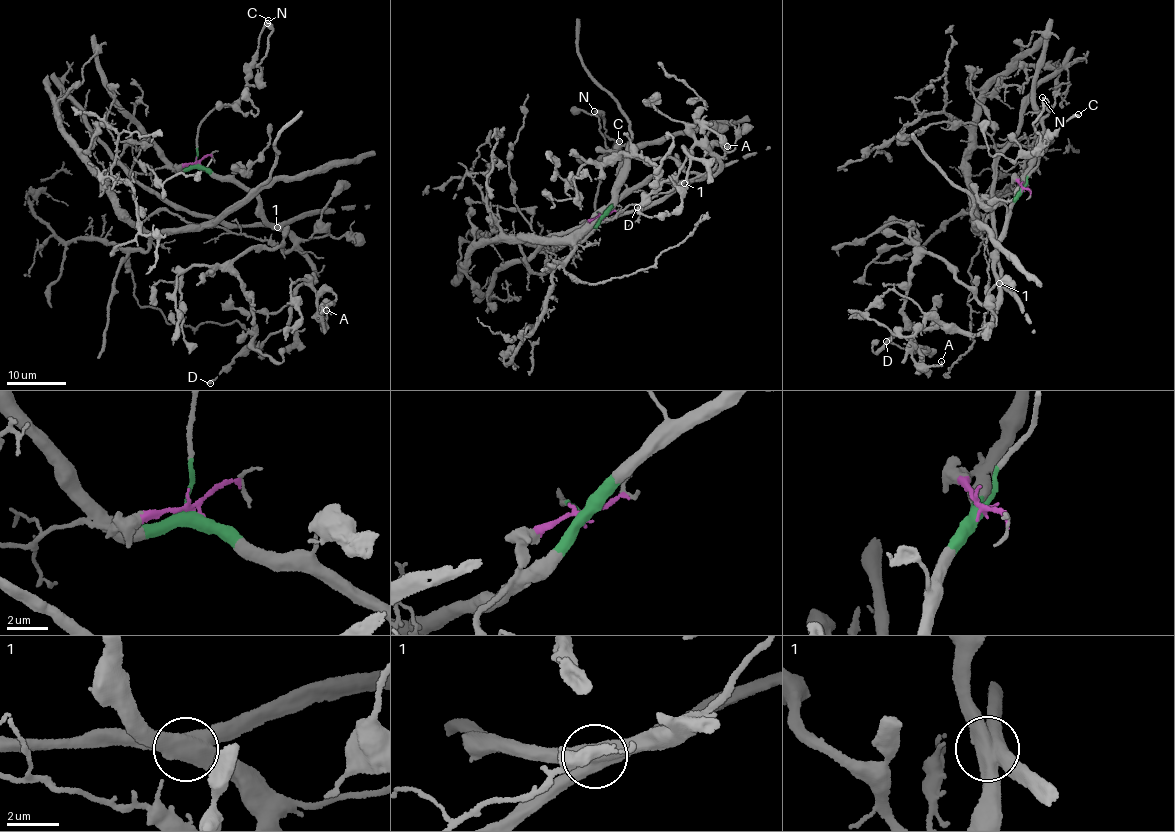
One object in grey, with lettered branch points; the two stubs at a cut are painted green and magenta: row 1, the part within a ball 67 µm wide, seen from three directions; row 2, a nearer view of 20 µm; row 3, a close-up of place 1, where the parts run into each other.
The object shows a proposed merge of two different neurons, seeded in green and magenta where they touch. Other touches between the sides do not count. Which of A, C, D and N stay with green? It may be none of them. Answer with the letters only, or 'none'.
A, C, D, N

